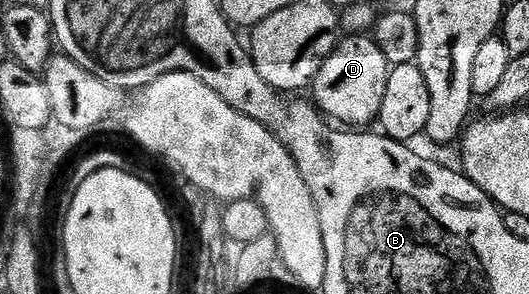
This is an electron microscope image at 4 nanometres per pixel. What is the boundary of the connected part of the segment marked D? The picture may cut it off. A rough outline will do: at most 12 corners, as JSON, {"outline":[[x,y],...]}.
{"outline":[[347,35],[309,97],[343,127],[378,122],[387,64],[374,36]]}

